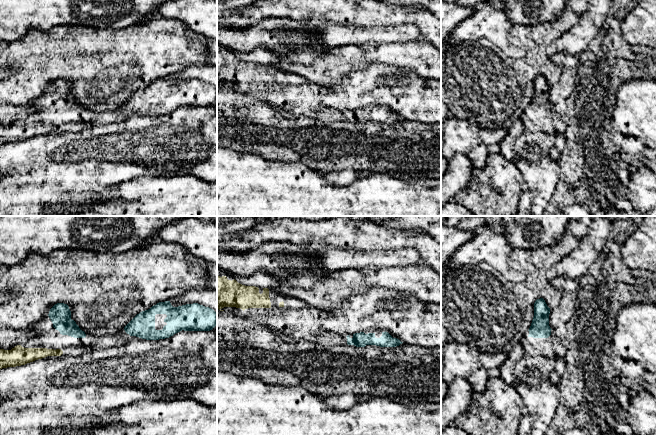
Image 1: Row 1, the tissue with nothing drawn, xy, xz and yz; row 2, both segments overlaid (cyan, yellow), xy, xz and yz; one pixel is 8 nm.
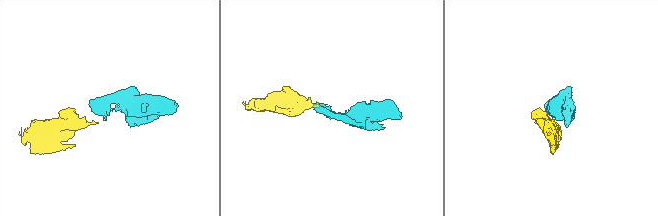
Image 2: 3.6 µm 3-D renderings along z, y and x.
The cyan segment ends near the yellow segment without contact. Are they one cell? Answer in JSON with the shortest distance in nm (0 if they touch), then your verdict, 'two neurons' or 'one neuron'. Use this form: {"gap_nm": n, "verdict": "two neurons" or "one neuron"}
{"gap_nm": 120, "verdict": "one neuron"}

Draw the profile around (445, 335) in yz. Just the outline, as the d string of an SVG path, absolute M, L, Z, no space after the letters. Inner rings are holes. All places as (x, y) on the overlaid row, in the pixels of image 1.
M441 325L441 374L443 370L443 351L444 351L444 347L448 343L449 337L450 337L450 334L448 330Z

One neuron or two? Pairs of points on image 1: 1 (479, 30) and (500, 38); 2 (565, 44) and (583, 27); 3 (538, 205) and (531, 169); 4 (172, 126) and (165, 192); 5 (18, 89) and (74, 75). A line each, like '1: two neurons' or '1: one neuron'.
1: one neuron
2: one neuron
3: one neuron
4: two neurons
5: one neuron

